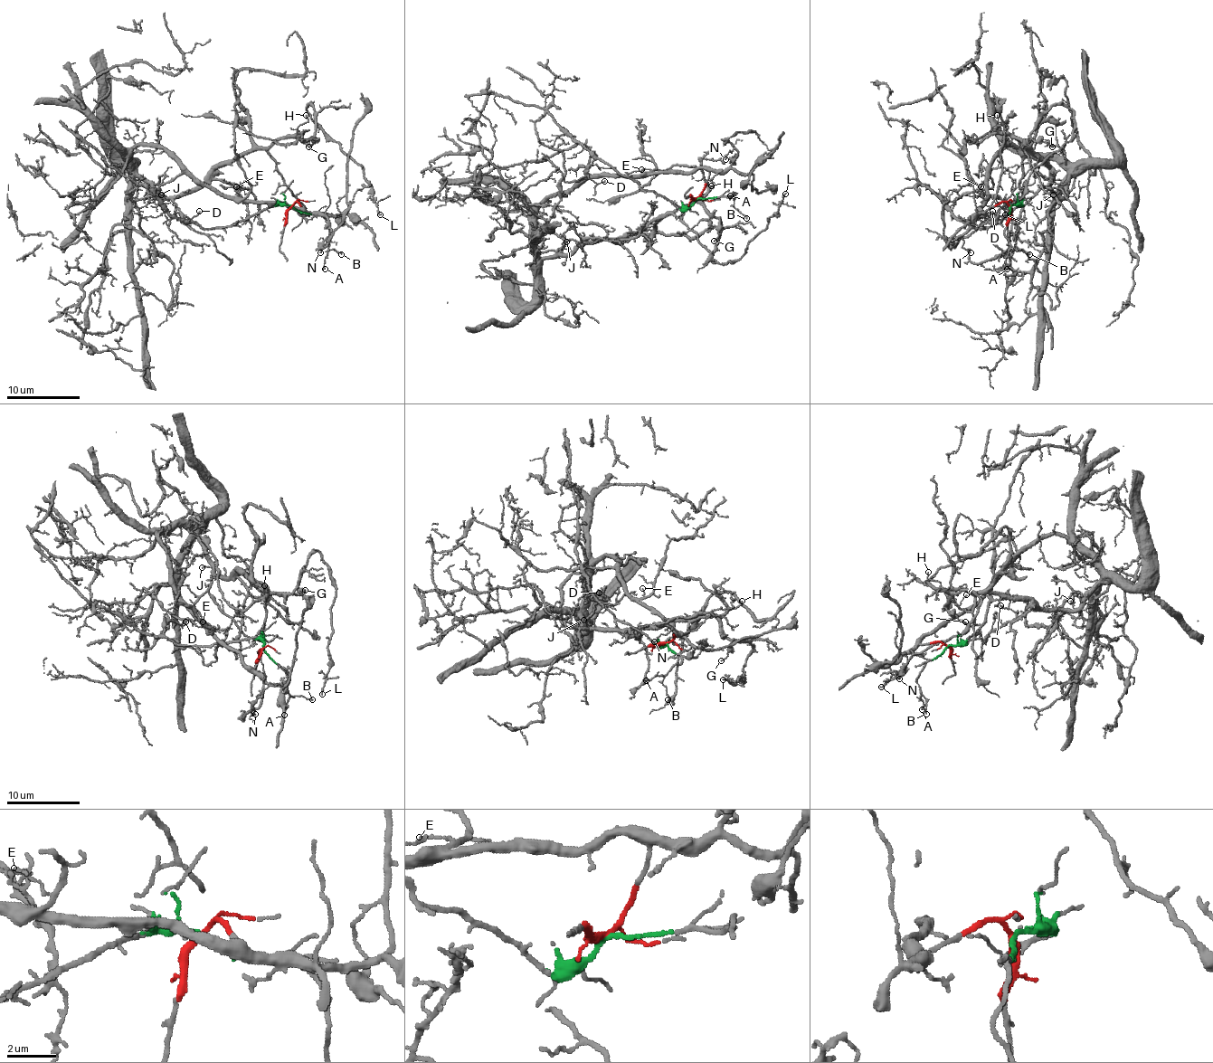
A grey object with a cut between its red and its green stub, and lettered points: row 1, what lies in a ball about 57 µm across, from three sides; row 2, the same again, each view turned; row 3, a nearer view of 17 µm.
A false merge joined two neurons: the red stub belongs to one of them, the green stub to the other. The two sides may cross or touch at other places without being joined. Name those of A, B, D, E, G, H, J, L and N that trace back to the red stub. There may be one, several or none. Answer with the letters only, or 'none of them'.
E, G, H, J, L, N

